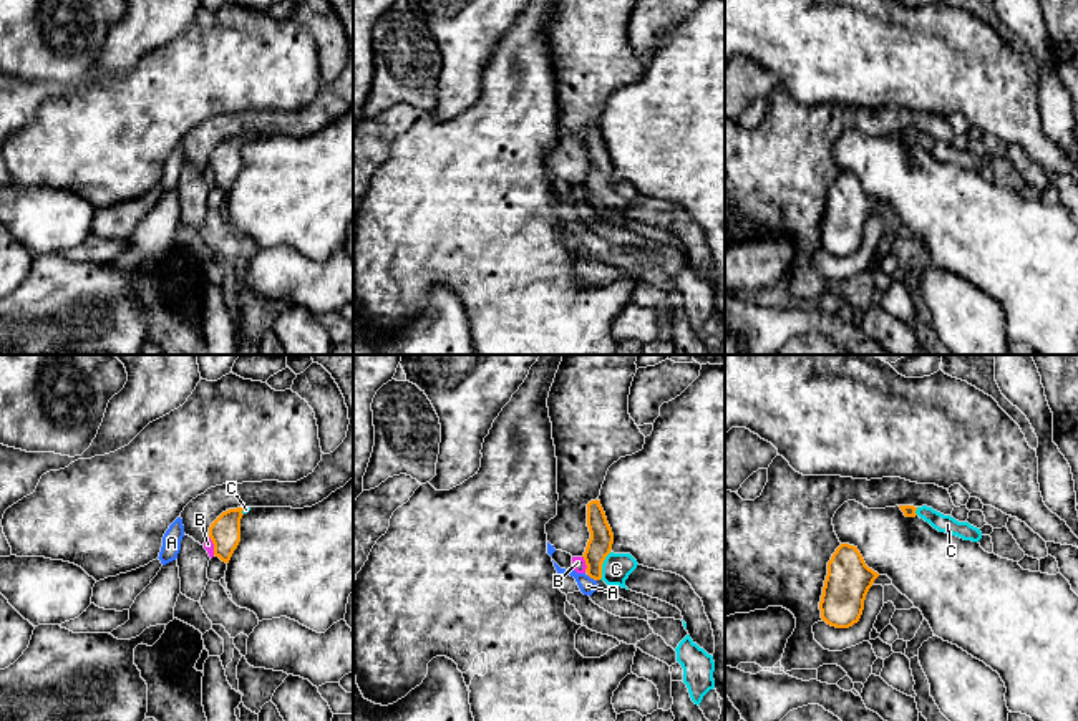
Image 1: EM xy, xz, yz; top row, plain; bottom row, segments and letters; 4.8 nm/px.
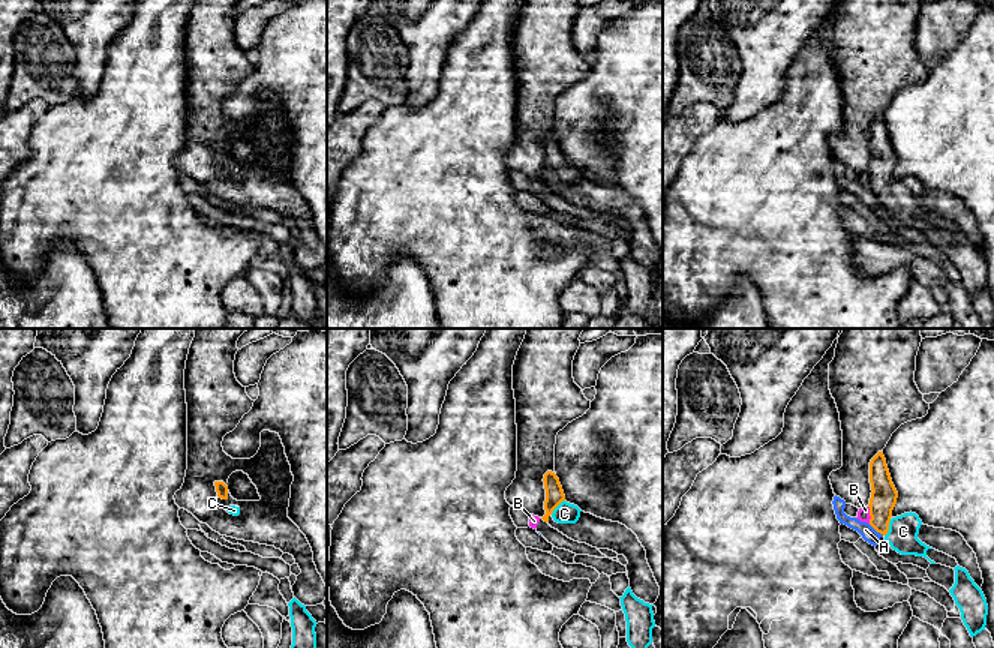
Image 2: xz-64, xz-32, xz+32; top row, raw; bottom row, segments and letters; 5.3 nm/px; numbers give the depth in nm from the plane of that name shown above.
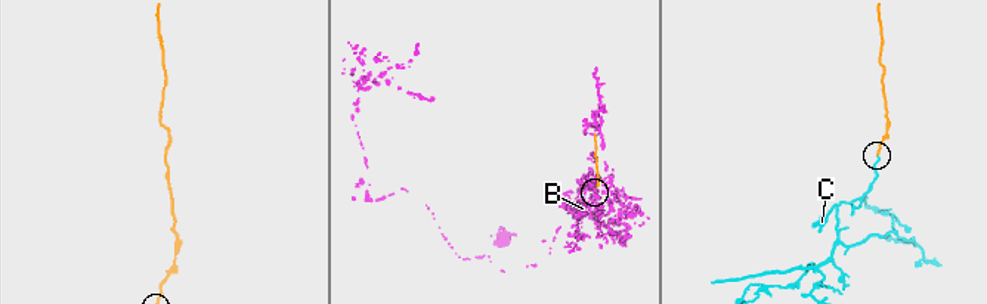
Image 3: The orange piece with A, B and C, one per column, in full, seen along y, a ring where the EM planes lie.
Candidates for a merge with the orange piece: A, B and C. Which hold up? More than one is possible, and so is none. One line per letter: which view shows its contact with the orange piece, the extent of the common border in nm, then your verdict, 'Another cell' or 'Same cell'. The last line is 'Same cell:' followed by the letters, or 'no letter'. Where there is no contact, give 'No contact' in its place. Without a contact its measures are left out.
A: Touches orange in xz. Shared border 60 nm. Another cell
B: Touches orange in xz. Shared border 80 nm. Another cell
C: Touches orange in xz. Shared border 150 nm. Same cell
Same cell: C

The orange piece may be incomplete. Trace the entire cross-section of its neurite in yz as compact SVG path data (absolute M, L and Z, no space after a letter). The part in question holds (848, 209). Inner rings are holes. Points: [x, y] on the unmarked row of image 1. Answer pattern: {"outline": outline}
{"outline": "M841 172L828 191L828 204L819 230L821 247L831 255L849 257L859 250L864 229L879 206L857 179Z"}

